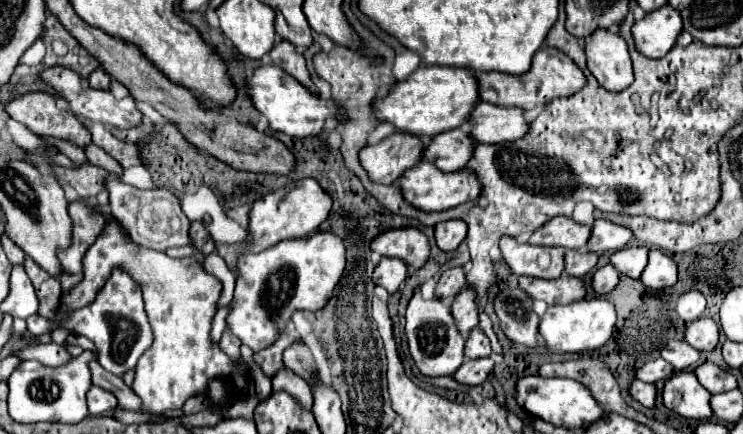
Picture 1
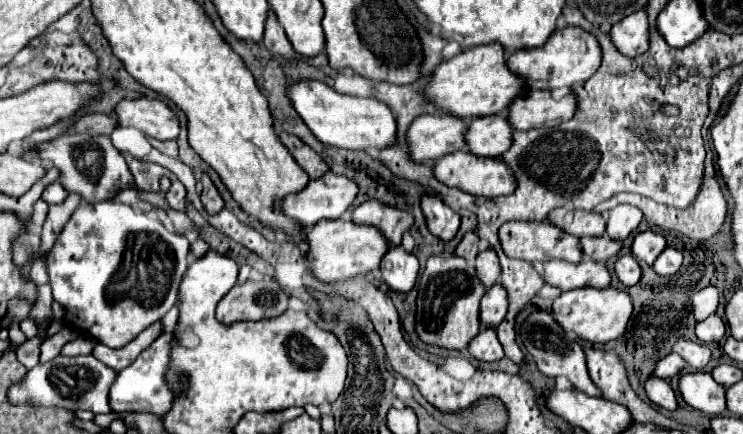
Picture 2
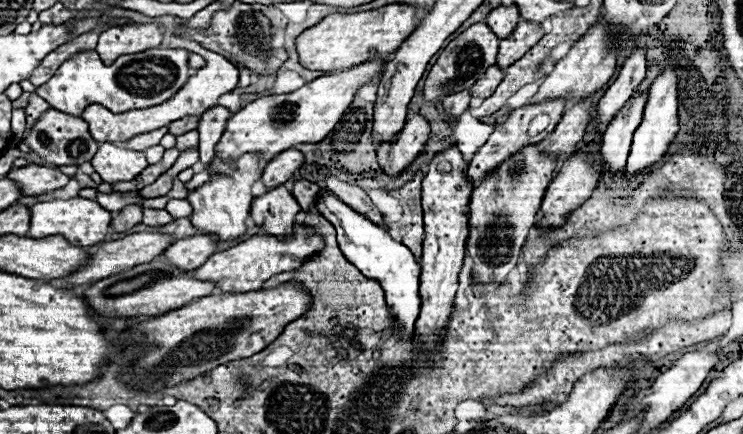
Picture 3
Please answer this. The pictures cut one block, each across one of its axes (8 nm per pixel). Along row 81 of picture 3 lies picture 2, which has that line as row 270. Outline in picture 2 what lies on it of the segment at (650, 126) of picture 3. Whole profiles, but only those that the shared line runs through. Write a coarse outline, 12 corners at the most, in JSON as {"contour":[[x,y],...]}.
{"contour":[[666,248],[654,262],[660,276],[676,274],[682,266],[682,254]]}

